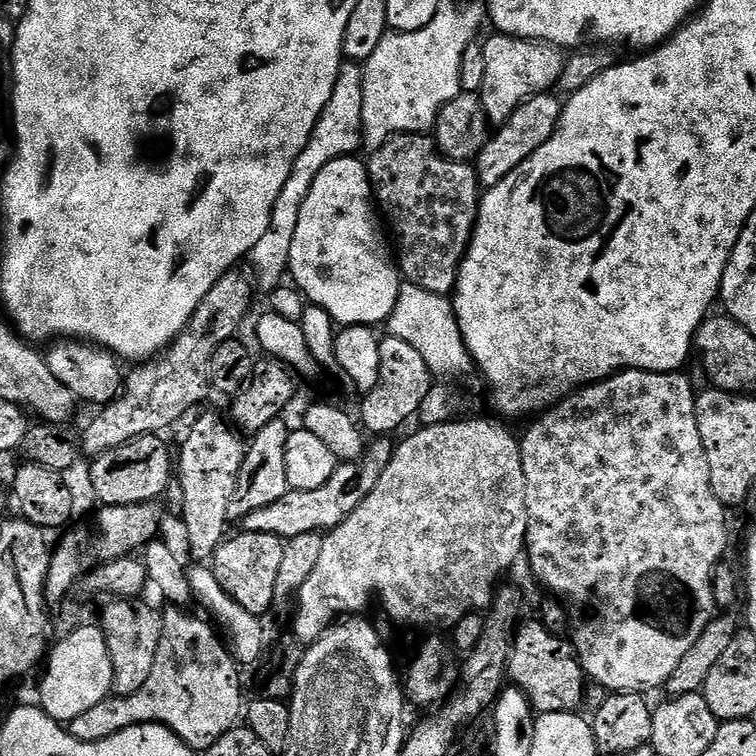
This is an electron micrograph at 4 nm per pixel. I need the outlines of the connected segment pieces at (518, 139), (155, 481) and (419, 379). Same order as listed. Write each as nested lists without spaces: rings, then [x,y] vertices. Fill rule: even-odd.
[[[556,94],[530,97],[522,106],[518,106],[518,110],[514,110],[512,117],[489,135],[486,146],[474,161],[481,189],[498,186],[498,182],[502,182],[506,174],[514,171],[523,160],[534,154],[534,150],[538,150],[538,146],[551,138],[560,121],[560,115],[564,112],[564,104],[559,98],[561,99]]]
[[[163,435],[139,436],[118,450],[95,457],[91,461],[92,469],[88,480],[92,483],[92,492],[104,506],[134,506],[151,504],[165,495],[167,484],[174,477],[174,452],[168,449]]]
[[[385,335],[380,342],[382,354],[382,370],[380,381],[374,390],[363,393],[358,420],[365,433],[376,438],[388,438],[396,432],[408,419],[415,417],[420,411],[422,402],[426,402],[426,394],[430,394],[433,386],[432,371],[426,366],[426,358],[410,346],[410,342],[402,342],[402,338]]]

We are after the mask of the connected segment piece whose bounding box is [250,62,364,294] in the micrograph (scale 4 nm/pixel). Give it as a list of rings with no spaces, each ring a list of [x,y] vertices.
[[[345,62],[340,66],[338,82],[334,86],[334,94],[330,94],[330,102],[324,115],[316,124],[310,142],[298,154],[298,162],[294,162],[294,170],[290,170],[290,178],[286,178],[286,186],[282,186],[282,194],[278,194],[278,202],[274,202],[274,214],[270,218],[270,226],[258,246],[250,253],[252,272],[255,283],[264,291],[272,293],[281,287],[283,278],[288,272],[290,246],[294,242],[294,230],[298,230],[298,214],[302,214],[302,202],[306,202],[306,194],[310,194],[310,186],[314,186],[314,178],[318,178],[322,166],[334,162],[339,156],[351,156],[361,151],[364,143],[364,119],[362,118],[362,82],[364,70],[359,63]]]

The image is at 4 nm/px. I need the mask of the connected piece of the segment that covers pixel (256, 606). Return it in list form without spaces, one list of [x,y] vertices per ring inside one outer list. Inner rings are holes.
[[[241,531],[240,536],[229,535],[212,556],[210,567],[221,583],[222,589],[250,614],[259,618],[266,617],[272,603],[278,600],[278,565],[282,562],[284,541],[274,534],[254,534]]]

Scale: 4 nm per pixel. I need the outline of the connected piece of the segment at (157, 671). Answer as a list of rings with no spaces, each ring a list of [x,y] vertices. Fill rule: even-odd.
[[[180,606],[163,609],[162,638],[158,638],[158,650],[154,654],[154,667],[146,686],[129,696],[109,695],[108,699],[90,706],[90,710],[78,714],[67,725],[68,733],[87,744],[98,744],[130,726],[139,724],[165,724],[184,744],[191,746],[193,753],[203,754],[218,738],[222,738],[231,728],[241,723],[246,708],[246,699],[240,693],[240,673],[236,660],[227,652],[217,629],[207,619],[199,620]]]

